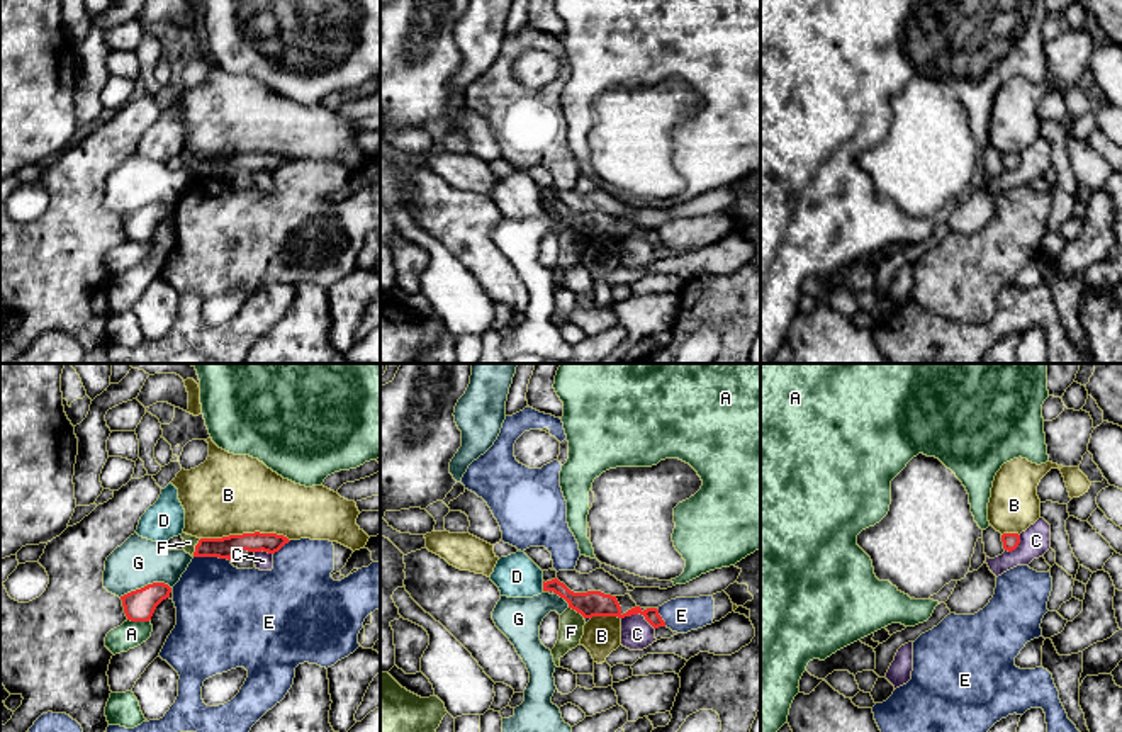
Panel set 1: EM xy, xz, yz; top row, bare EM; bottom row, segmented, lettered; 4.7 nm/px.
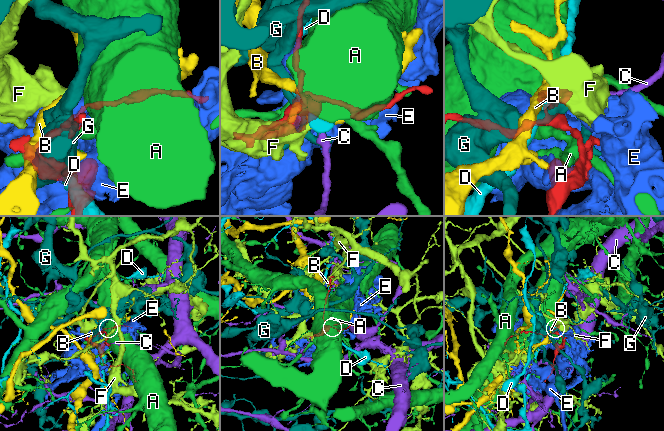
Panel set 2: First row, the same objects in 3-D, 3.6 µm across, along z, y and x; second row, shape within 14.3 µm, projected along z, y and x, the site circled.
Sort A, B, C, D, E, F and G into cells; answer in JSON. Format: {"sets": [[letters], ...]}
{"sets": [["A"], ["B"], ["C"], ["D"], ["E"], ["F"], ["G"]]}

